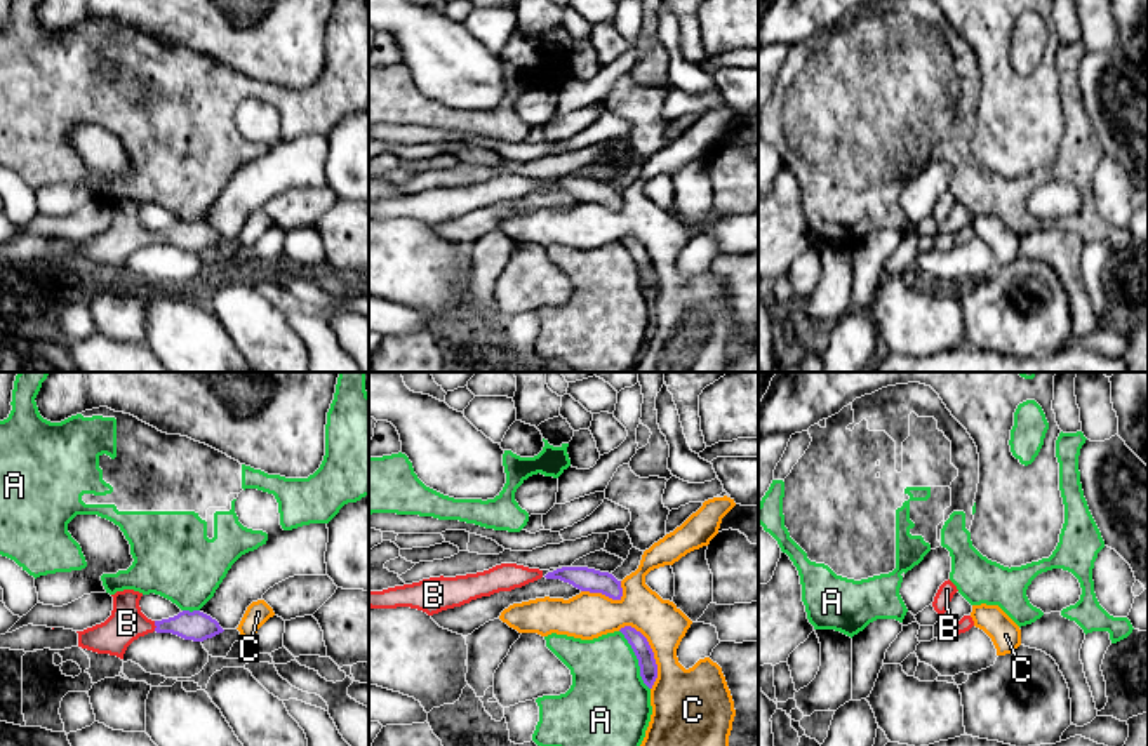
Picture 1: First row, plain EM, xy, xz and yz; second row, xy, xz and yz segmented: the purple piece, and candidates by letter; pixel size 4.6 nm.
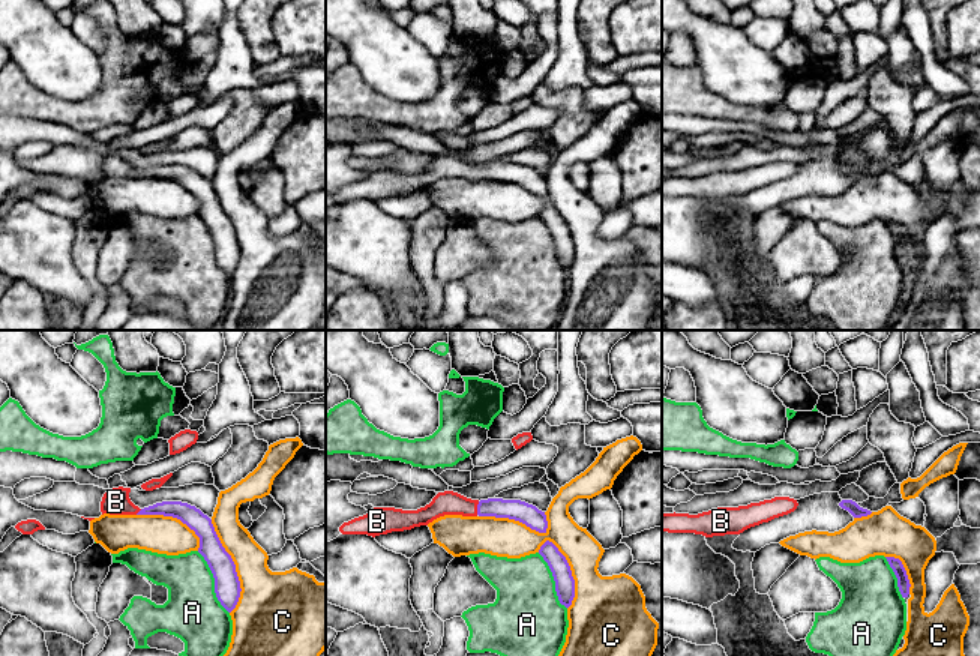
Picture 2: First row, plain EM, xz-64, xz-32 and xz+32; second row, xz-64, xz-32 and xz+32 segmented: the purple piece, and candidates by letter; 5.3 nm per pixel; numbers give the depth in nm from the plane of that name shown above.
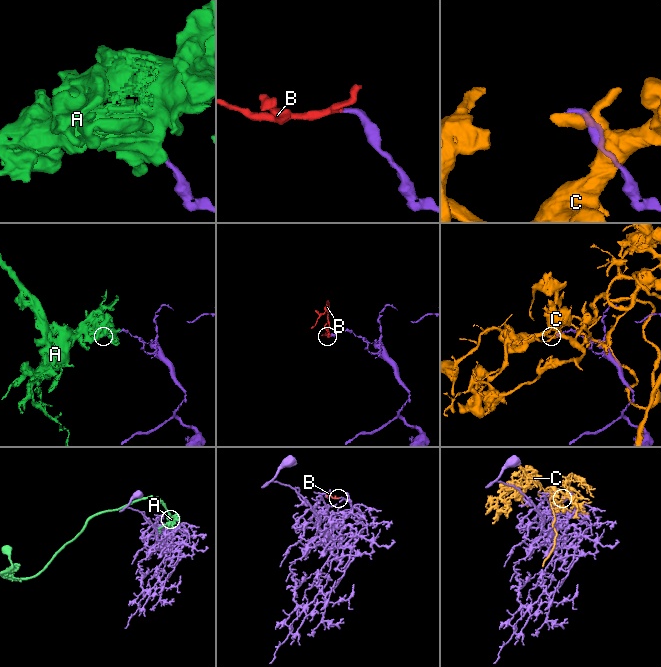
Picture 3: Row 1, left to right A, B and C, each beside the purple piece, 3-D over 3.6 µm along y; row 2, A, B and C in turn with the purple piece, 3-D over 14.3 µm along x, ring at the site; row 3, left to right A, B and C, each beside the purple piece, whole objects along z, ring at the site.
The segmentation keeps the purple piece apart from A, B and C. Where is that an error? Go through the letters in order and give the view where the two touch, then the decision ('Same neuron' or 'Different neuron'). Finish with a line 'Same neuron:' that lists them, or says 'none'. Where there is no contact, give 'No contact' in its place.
A: Touches purple in xz. Different neuron
B: Touches purple in xy. Same neuron
C: Touches purple in xz. Different neuron
Same neuron: B

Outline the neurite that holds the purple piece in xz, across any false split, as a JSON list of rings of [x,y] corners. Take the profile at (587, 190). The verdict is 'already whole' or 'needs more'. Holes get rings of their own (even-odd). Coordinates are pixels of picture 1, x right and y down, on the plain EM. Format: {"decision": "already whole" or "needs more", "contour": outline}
{"decision": "already whole", "contour": [[[562,177],[553,183],[548,183],[544,188],[560,190],[581,202],[602,203],[612,210],[621,210],[623,207],[621,191],[617,191],[609,183],[600,183],[588,177]]]}

